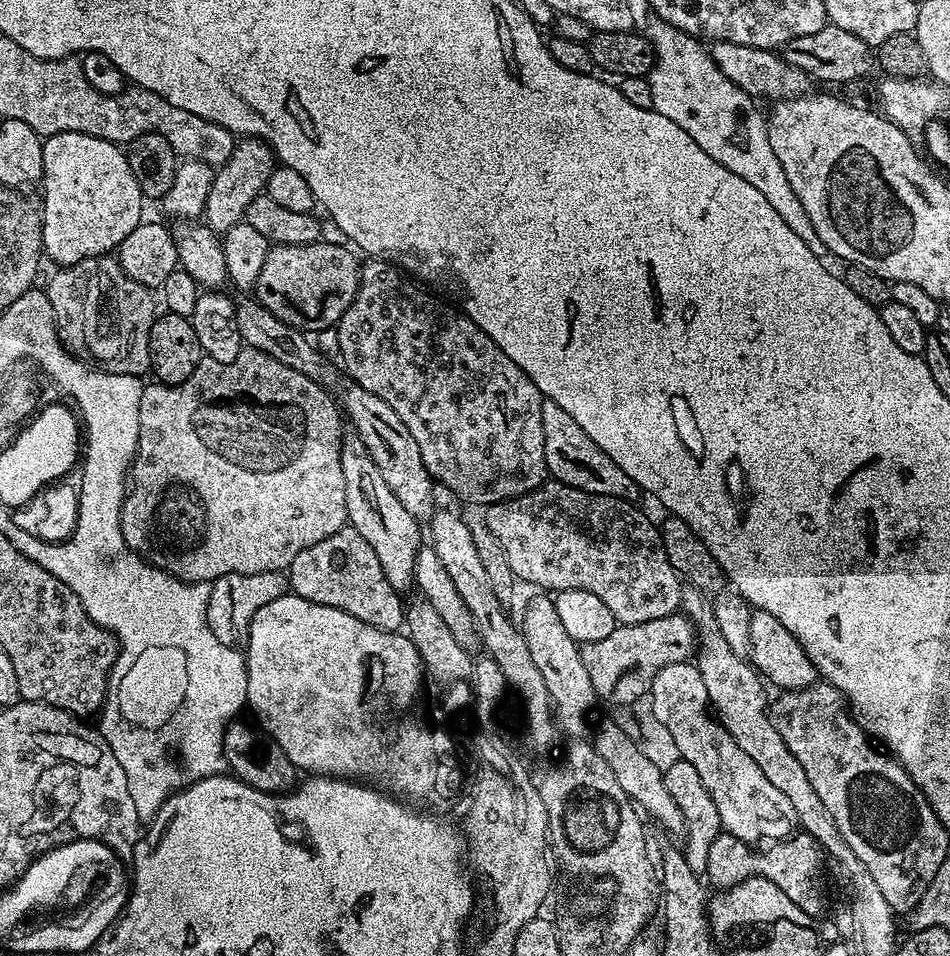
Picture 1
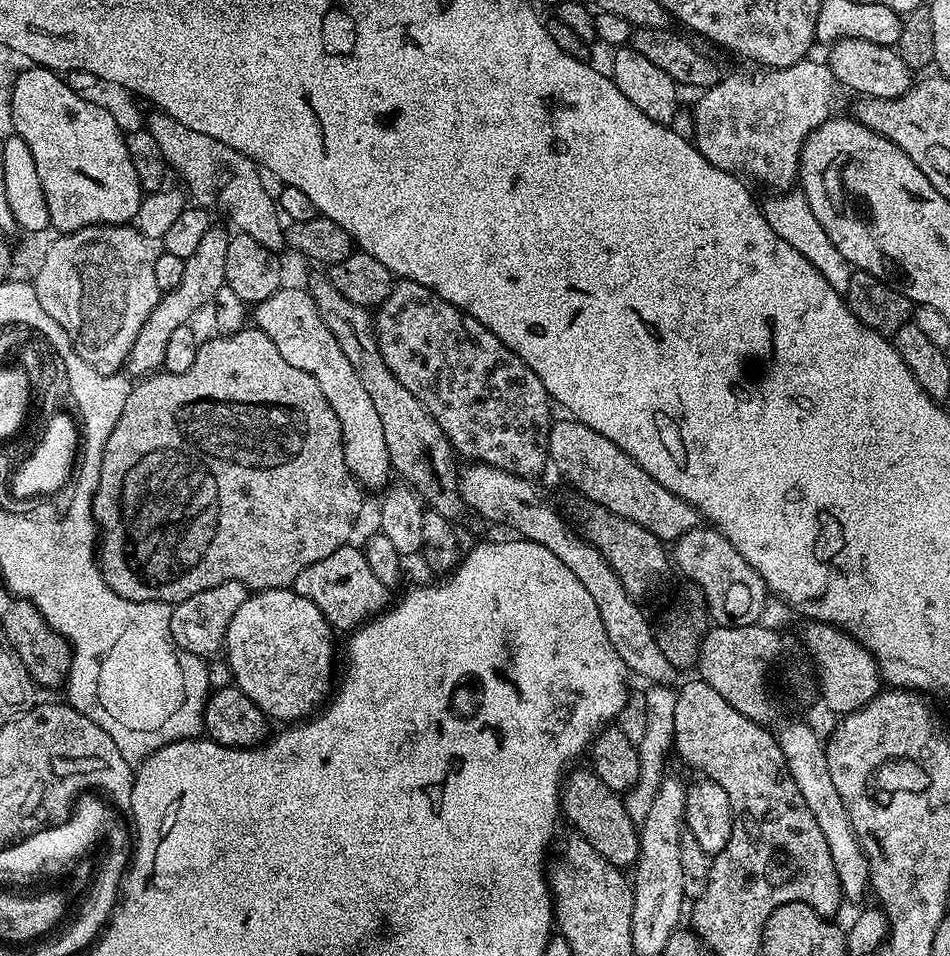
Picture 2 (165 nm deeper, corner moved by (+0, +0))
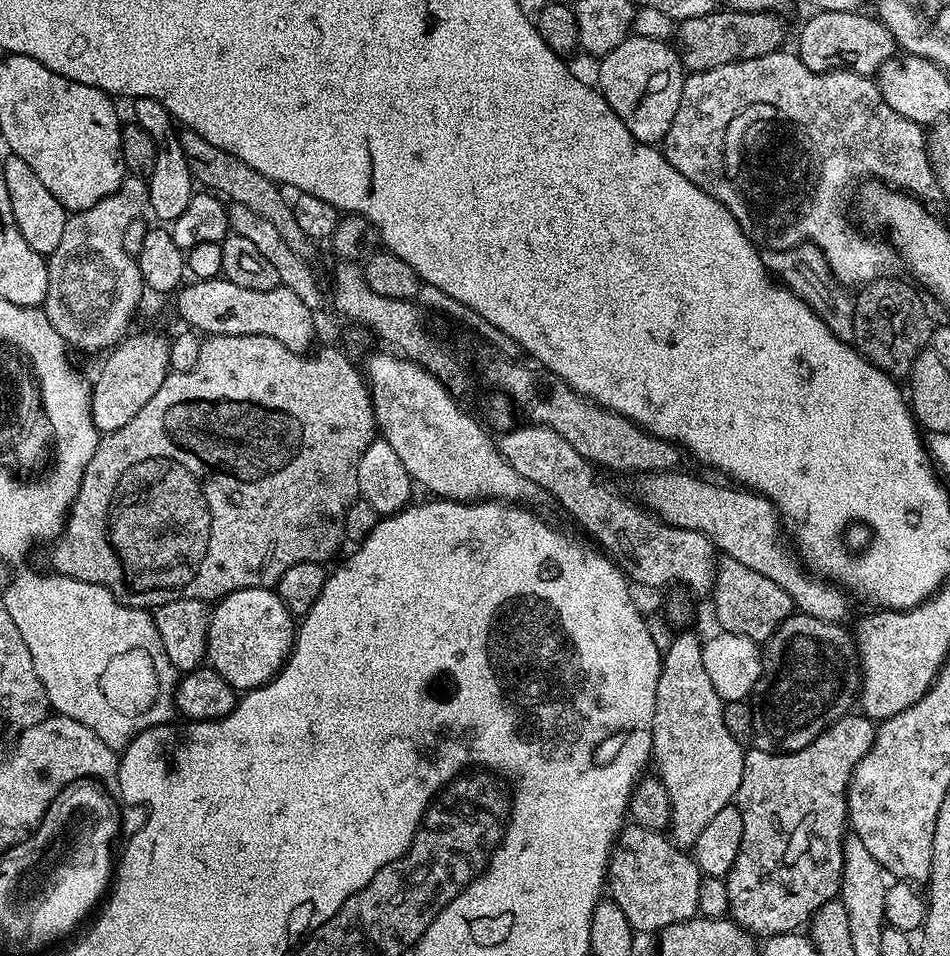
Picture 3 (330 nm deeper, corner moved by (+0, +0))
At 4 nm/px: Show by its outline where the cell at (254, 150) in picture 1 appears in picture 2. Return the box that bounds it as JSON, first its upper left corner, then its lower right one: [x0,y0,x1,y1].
[126,227,230,378]

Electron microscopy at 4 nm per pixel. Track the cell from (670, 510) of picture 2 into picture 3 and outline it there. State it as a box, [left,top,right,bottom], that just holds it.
[639,470,849,624]

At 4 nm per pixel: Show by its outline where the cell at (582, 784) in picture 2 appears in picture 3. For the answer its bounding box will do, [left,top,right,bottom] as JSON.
[606,826,702,934]

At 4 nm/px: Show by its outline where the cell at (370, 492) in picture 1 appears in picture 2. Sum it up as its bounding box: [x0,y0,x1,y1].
[255,286,393,489]

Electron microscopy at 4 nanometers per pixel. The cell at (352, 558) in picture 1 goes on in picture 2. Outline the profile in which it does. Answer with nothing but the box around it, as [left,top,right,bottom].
[294,546,390,634]

